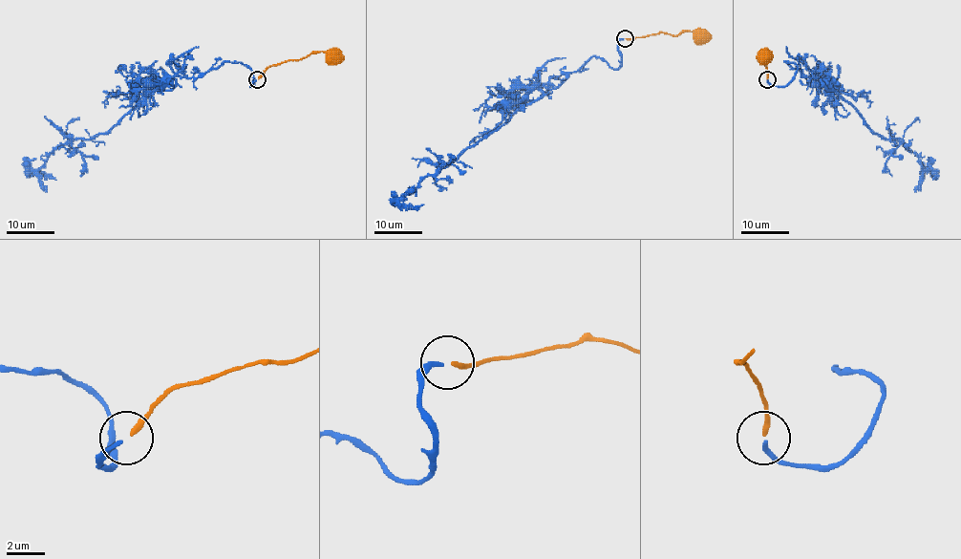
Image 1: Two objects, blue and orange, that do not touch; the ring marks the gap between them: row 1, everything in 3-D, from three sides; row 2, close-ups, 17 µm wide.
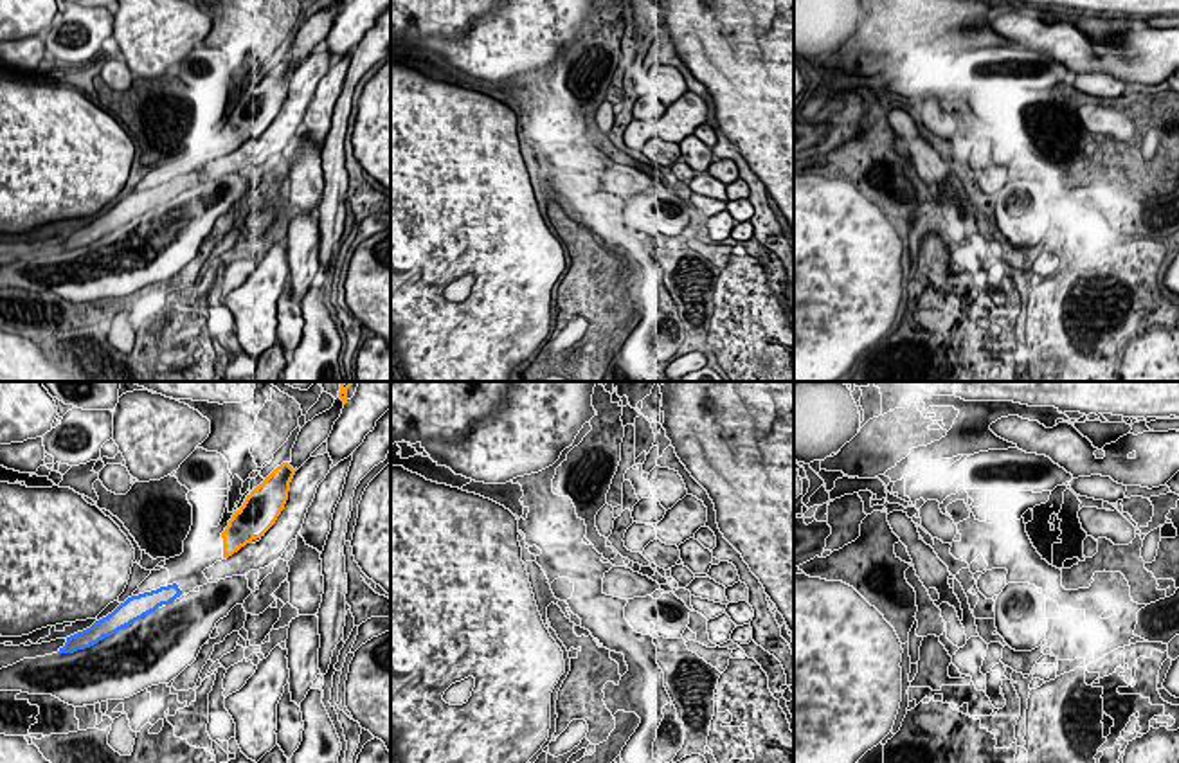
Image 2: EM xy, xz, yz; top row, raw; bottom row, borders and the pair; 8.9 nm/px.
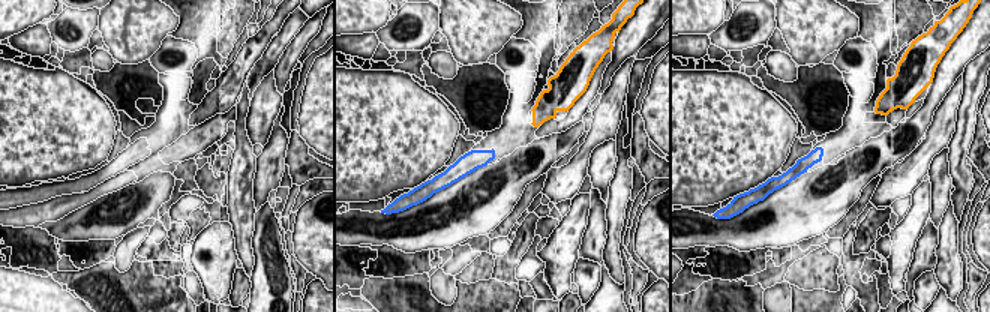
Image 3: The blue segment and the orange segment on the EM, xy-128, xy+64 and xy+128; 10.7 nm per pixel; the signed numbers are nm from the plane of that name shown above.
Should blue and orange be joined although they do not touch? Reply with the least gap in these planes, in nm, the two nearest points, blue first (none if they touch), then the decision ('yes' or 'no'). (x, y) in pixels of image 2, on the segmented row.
480 nm apart; from blue across xy (177, 585), (224, 556); no

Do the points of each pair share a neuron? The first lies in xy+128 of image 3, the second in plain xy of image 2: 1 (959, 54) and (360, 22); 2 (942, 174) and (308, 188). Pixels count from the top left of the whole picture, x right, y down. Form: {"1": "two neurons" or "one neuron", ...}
{"1": "one neuron", "2": "one neuron"}

